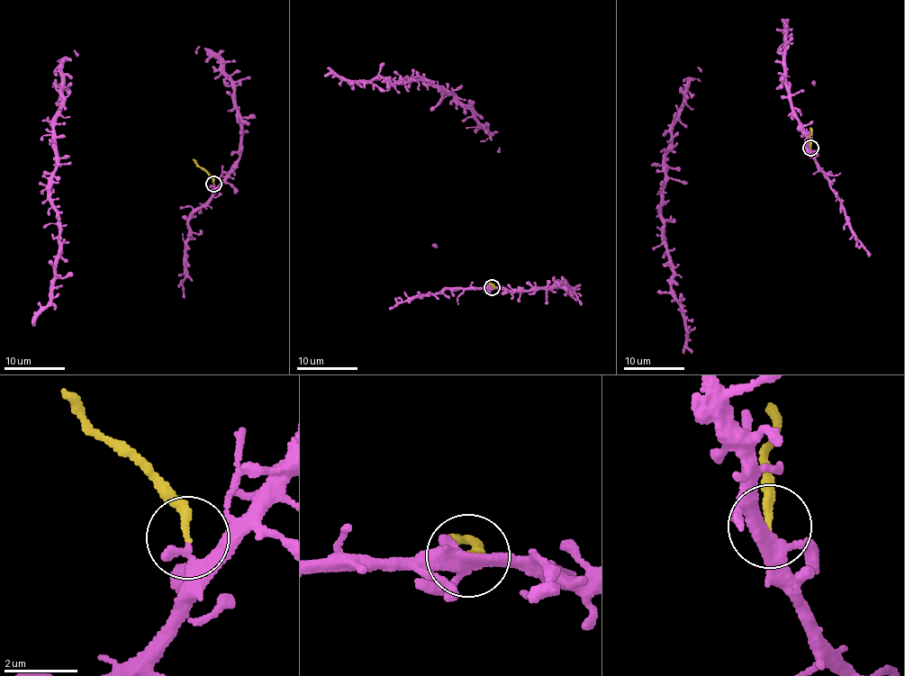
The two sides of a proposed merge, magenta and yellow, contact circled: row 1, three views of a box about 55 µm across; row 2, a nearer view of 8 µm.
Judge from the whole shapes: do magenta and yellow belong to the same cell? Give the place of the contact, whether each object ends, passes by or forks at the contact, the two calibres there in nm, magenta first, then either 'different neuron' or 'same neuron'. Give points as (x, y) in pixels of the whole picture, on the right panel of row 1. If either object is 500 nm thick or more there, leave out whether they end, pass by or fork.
(810, 148) | magenta forks | yellow ends | 200/200 nm | different neuron

